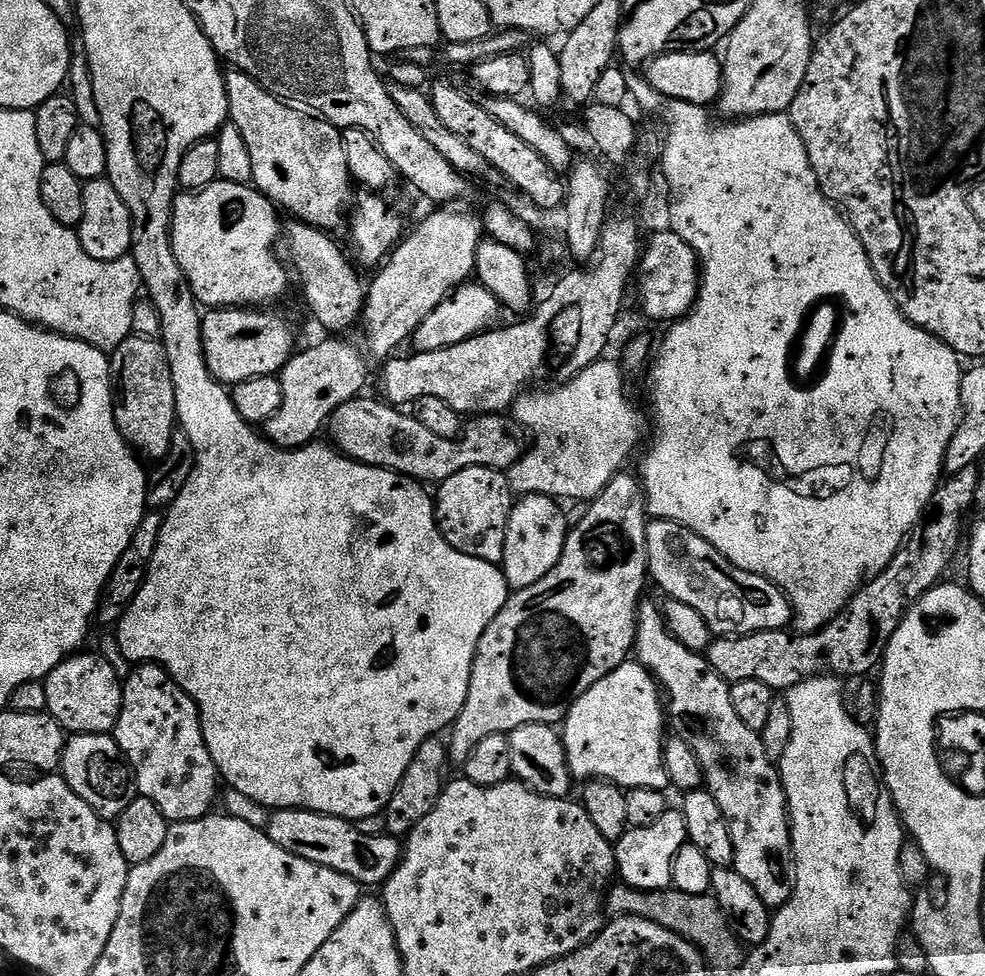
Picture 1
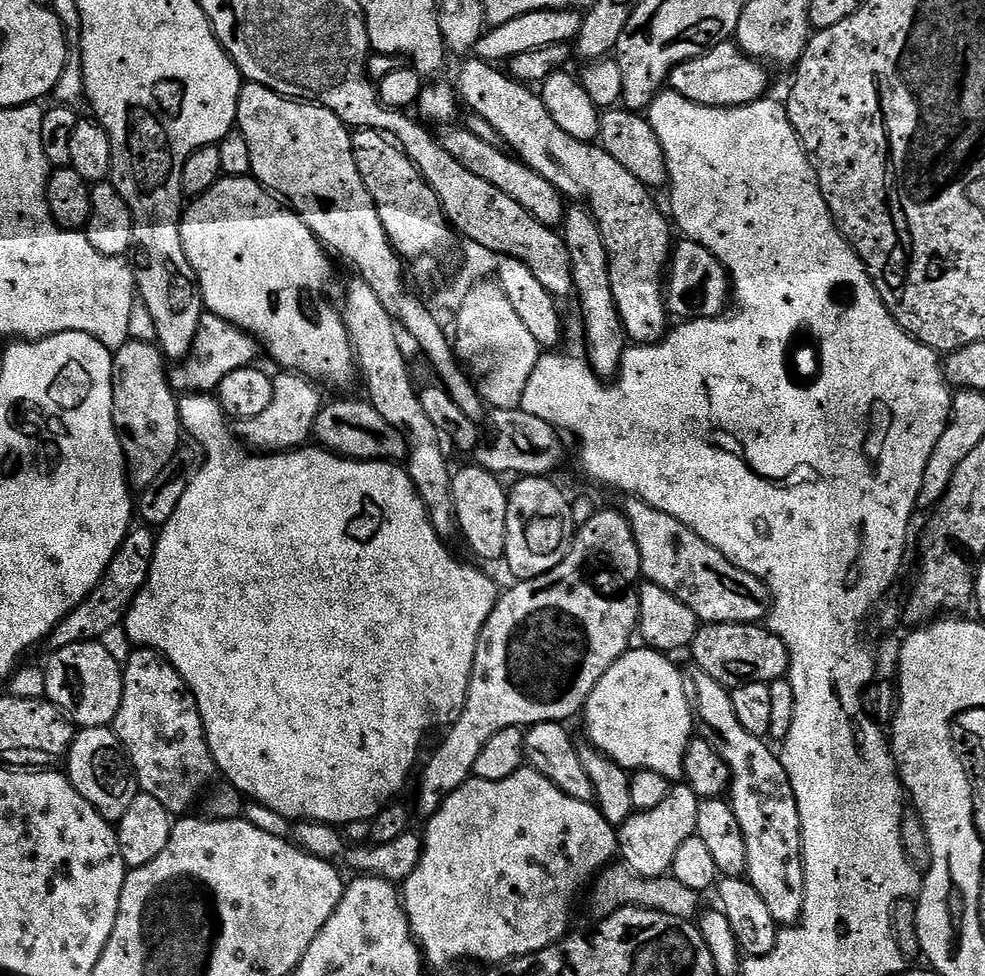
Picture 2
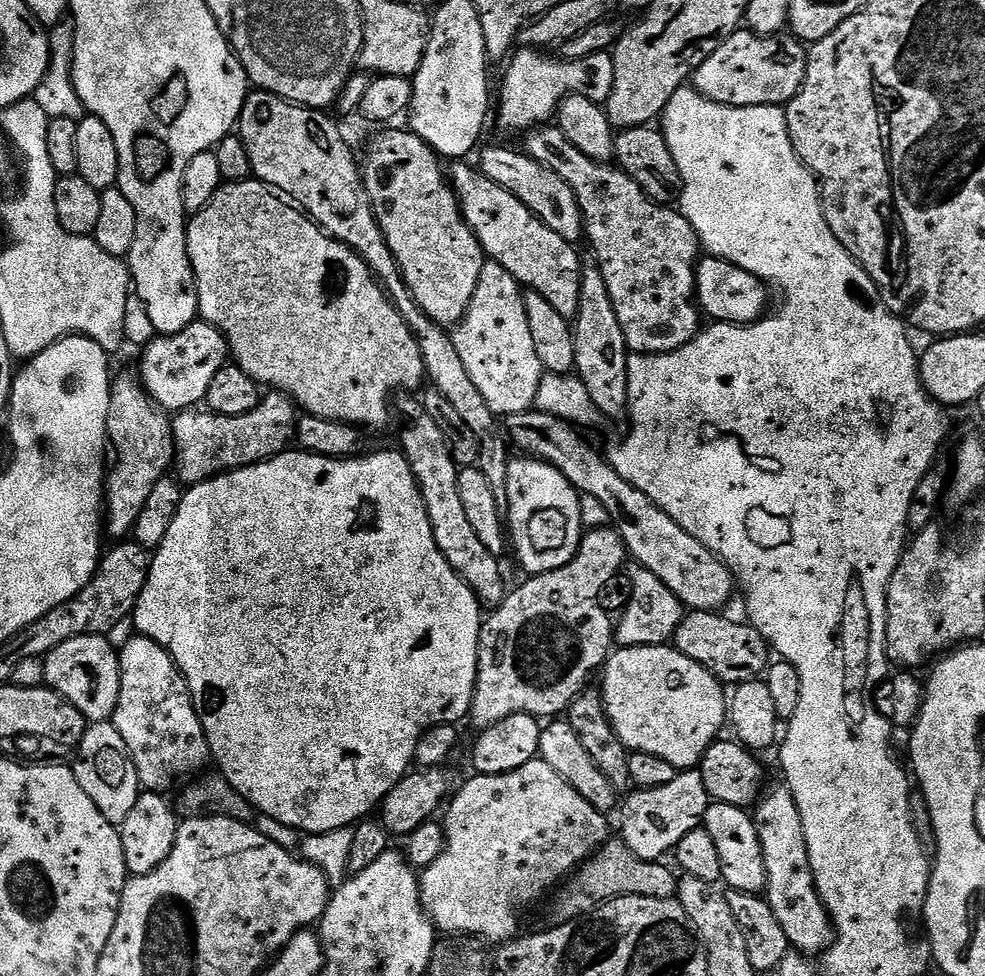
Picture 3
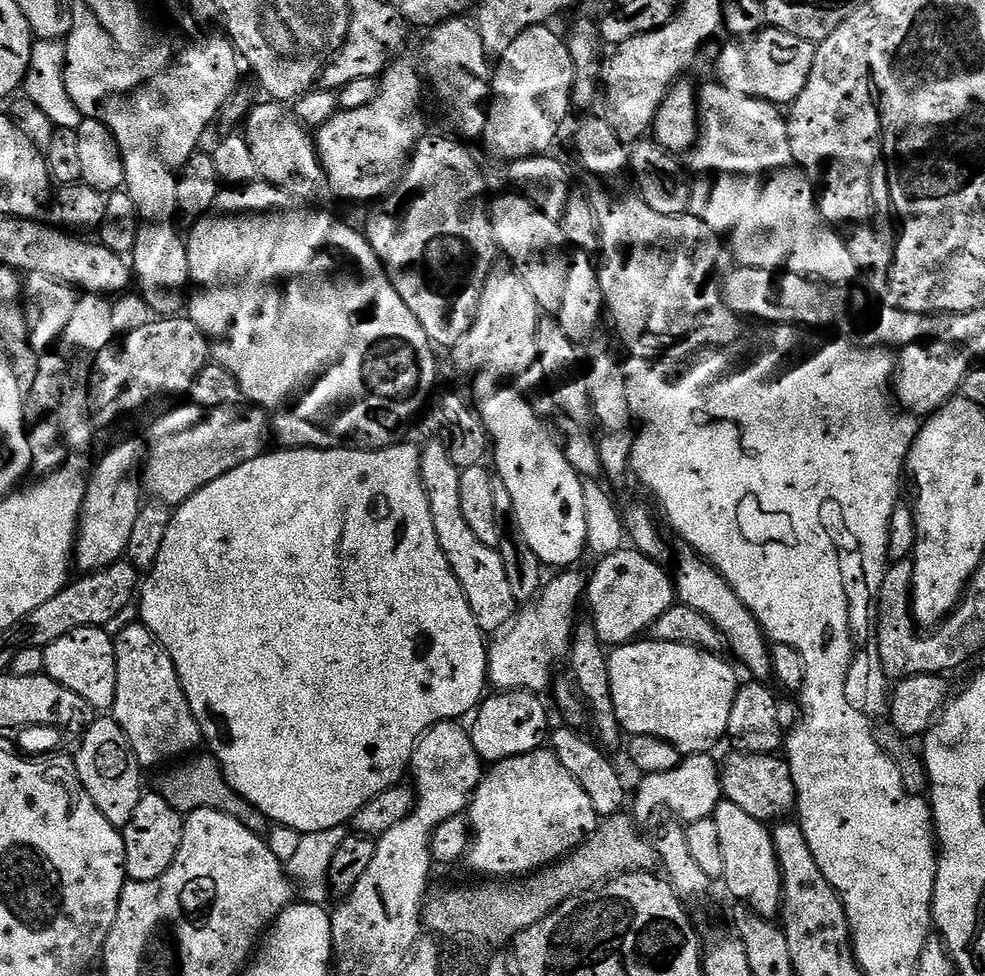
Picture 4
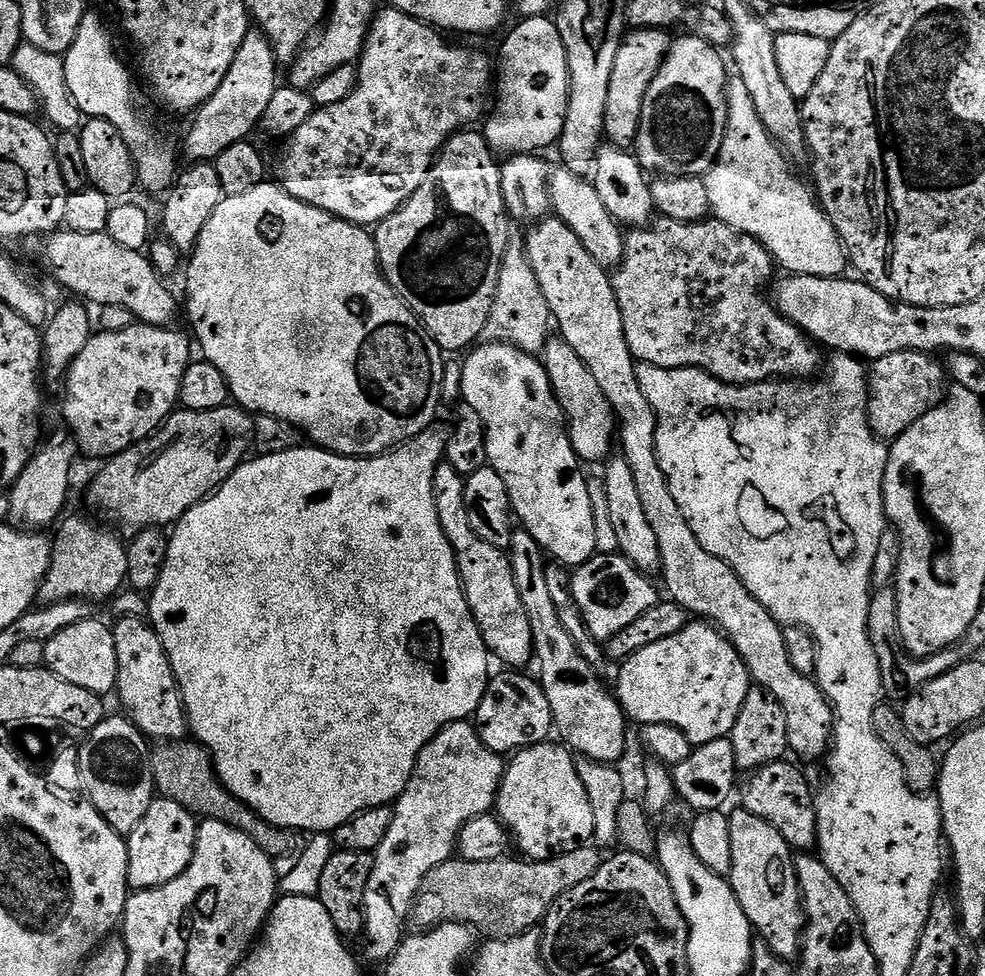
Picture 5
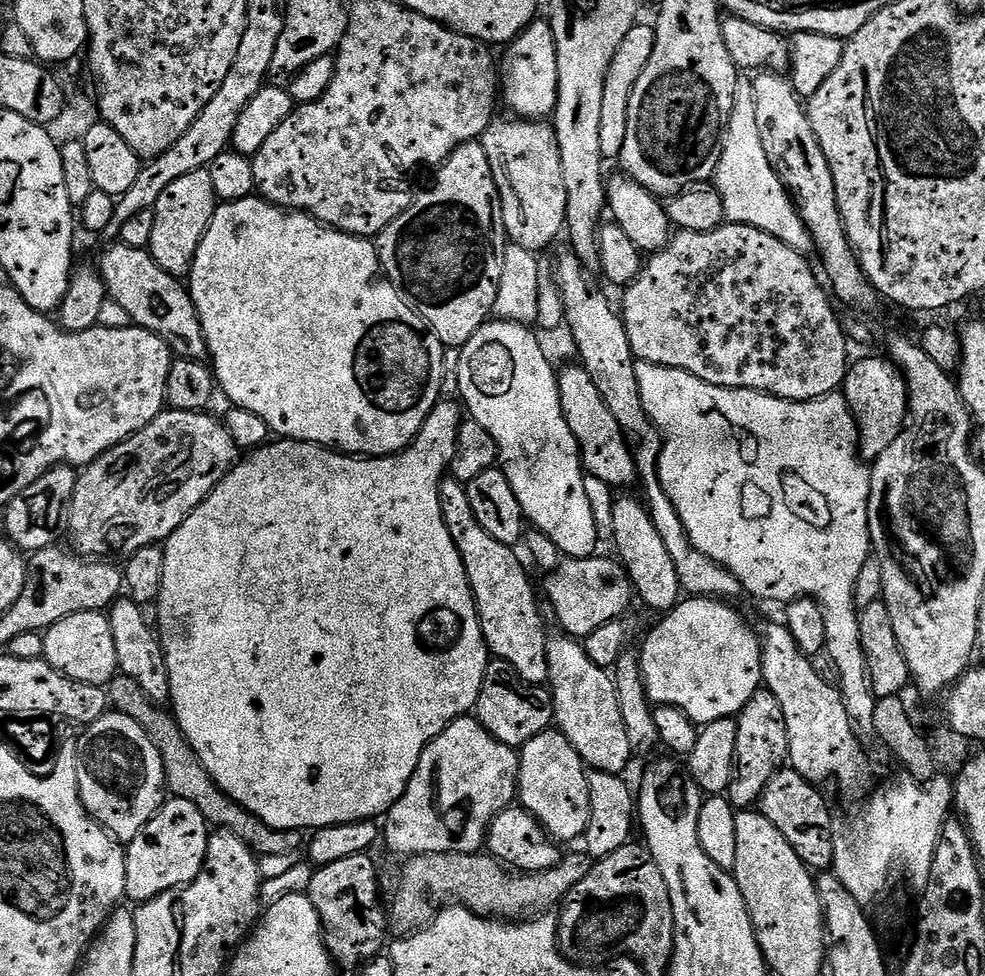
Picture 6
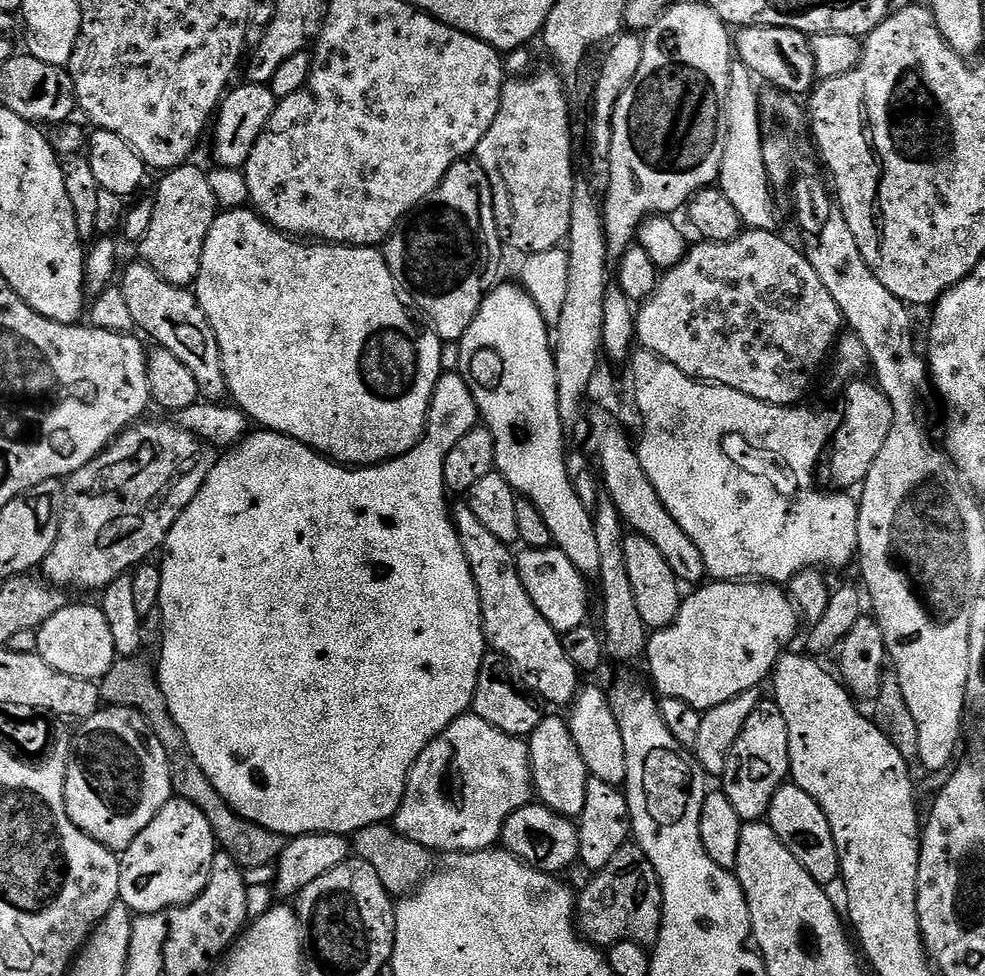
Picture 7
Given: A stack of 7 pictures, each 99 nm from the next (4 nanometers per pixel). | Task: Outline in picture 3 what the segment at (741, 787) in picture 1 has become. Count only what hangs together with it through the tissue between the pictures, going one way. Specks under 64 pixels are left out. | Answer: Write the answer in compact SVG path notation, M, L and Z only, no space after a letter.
M769 787L761 795L754 808L758 842L762 844L762 862L766 862L766 882L763 895L768 901L770 910L774 910L774 918L782 922L782 930L786 930L789 945L797 953L816 958L827 952L829 945L833 942L832 916L826 910L816 889L814 870L810 870L810 850L806 846L806 830L802 830L802 814L798 814L798 802L794 802L794 794L788 787L771 788Z

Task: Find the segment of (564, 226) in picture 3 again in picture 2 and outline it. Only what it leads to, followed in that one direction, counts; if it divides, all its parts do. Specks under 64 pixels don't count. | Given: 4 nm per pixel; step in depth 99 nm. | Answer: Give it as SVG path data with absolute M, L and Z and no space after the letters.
M467 126L456 127L445 127L443 129L445 132L439 133L438 139L446 150L446 154L462 162L462 166L466 166L466 170L470 170L473 174L478 174L478 178L490 182L490 186L498 186L502 194L508 194L510 198L518 202L519 206L524 207L530 215L533 215L538 222L545 224L547 228L556 230L563 225L566 211L564 193L559 192L553 184L546 182L546 178L542 178L542 174L530 170L530 166L526 166L523 160L509 154L503 147L490 142L482 142L482 138L478 138L478 134L471 132Z

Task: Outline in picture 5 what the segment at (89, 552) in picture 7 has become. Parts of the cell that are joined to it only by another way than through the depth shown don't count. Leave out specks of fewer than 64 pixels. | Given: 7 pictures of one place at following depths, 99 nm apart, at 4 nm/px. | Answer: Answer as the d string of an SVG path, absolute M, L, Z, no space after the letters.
M225 406L205 412L177 410L152 435L105 463L108 465L93 478L88 488L88 500L98 511L105 512L124 528L139 530L175 525L191 508L212 495L221 482L244 463L252 442L252 422L253 417L239 406Z

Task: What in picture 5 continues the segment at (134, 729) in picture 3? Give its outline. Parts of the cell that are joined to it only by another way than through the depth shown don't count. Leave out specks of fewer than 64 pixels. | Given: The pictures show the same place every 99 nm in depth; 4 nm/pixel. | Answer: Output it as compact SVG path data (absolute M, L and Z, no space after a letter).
M124 616L117 624L111 625L114 634L114 650L118 650L118 678L116 692L124 703L123 711L127 719L136 725L152 742L182 740L190 729L184 710L184 700L180 697L180 687L176 685L176 675L172 672L170 658L147 619Z

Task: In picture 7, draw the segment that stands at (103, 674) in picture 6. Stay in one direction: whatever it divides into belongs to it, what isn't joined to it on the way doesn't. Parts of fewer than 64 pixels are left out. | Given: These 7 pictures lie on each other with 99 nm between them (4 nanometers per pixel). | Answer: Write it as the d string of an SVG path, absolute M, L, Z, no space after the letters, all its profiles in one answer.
M69 603L38 629L36 637L36 652L46 662L46 666L54 666L54 670L74 678L99 682L118 659L114 634L110 634L110 622L106 622L103 607L97 605L95 608L92 604Z

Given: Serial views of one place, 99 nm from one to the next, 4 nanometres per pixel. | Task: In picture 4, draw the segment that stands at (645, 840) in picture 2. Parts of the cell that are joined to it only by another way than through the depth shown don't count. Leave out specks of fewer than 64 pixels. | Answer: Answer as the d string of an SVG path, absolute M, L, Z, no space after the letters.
M688 754L681 759L680 764L674 770L666 770L666 774L650 774L644 776L641 784L636 788L634 799L630 809L631 815L634 817L637 825L645 826L652 820L652 816L656 816L660 812L660 808L665 808L670 812L676 820L693 824L699 820L707 820L712 813L716 811L716 807L720 805L722 793L720 791L720 769L721 765L715 760L712 754Z

